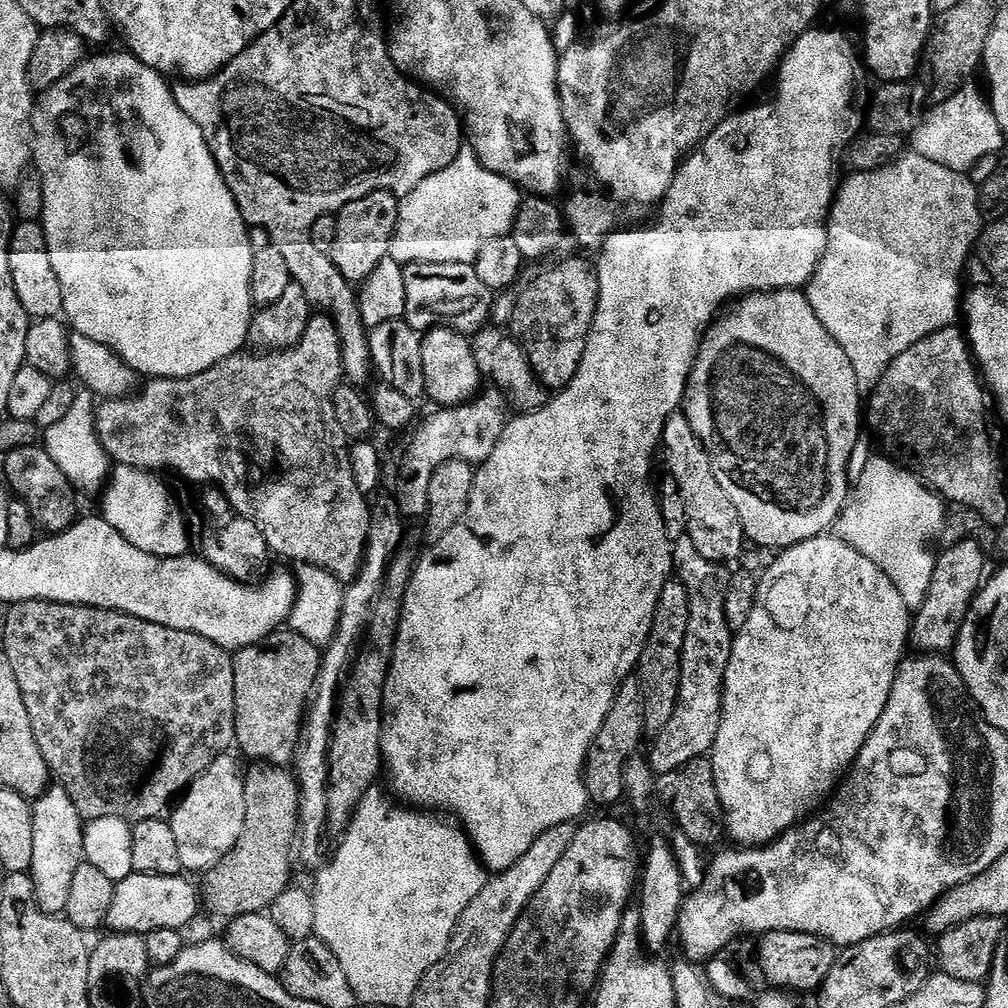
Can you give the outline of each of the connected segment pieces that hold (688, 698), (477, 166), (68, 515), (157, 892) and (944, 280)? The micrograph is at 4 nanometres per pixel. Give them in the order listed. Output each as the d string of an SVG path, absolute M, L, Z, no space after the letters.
M677 539L674 544L674 572L683 584L690 602L690 622L686 630L686 646L682 650L682 670L678 702L674 706L674 718L670 718L666 730L655 737L650 753L652 770L657 777L667 772L679 772L686 762L701 754L711 753L718 738L718 730L724 713L724 679L730 662L734 633L726 622L726 590L729 573L712 560L702 558L692 541Z
M467 146L461 147L458 158L438 174L426 178L408 196L400 200L398 226L392 239L390 255L402 265L410 264L470 264L475 265L478 250L492 238L511 233L516 215L522 203L521 189L505 176L494 174L482 166L482 162Z
M44 447L16 449L7 453L3 460L4 476L8 479L9 486L16 491L13 493L23 504L28 505L37 529L44 531L45 528L45 533L55 534L66 531L76 523L78 513L76 513L76 504L72 499L78 496L77 489L73 488L66 474L58 470L54 458L50 458L50 454Z
M133 872L124 880L117 880L116 889L114 890L114 902L110 902L110 914L106 921L107 927L116 934L131 934L143 937L147 936L149 932L162 930L163 928L166 930L187 929L186 926L195 918L196 911L201 911L202 896L197 885L195 888L190 881L184 879L183 875L151 876L150 874Z
M913 151L878 170L853 171L851 175L839 185L832 201L828 245L818 270L806 285L806 295L814 314L818 314L818 322L846 350L858 390L871 394L898 354L906 354L914 342L957 323L956 315L962 312L960 275L965 275L982 235L980 193L965 173L946 169Z

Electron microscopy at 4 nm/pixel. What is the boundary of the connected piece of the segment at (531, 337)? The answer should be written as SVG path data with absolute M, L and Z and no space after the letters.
M572 258L561 259L556 262L561 264L553 263L549 272L534 277L512 308L511 339L520 343L537 379L549 390L565 388L578 374L598 306L595 263L568 259Z

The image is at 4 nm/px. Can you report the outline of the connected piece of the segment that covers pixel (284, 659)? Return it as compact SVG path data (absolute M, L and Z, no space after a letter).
M285 630L277 631L275 634L268 637L262 644L255 644L249 648L241 648L235 653L232 665L234 666L234 718L236 719L236 742L235 747L241 748L246 755L249 756L249 761L252 762L267 762L273 766L288 766L295 761L297 751L300 747L302 739L302 725L306 719L306 709L310 704L310 697L313 695L314 689L317 687L320 679L320 670L322 667L322 655L311 644L309 637L299 630L291 630L292 632L284 632Z

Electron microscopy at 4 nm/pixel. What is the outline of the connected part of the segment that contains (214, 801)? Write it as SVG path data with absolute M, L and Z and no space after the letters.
M225 754L218 757L197 780L188 785L182 799L175 805L170 823L174 830L174 839L178 842L178 855L182 857L182 866L189 873L207 872L236 845L244 832L244 778L245 773L242 768L240 772L239 762L232 754Z

